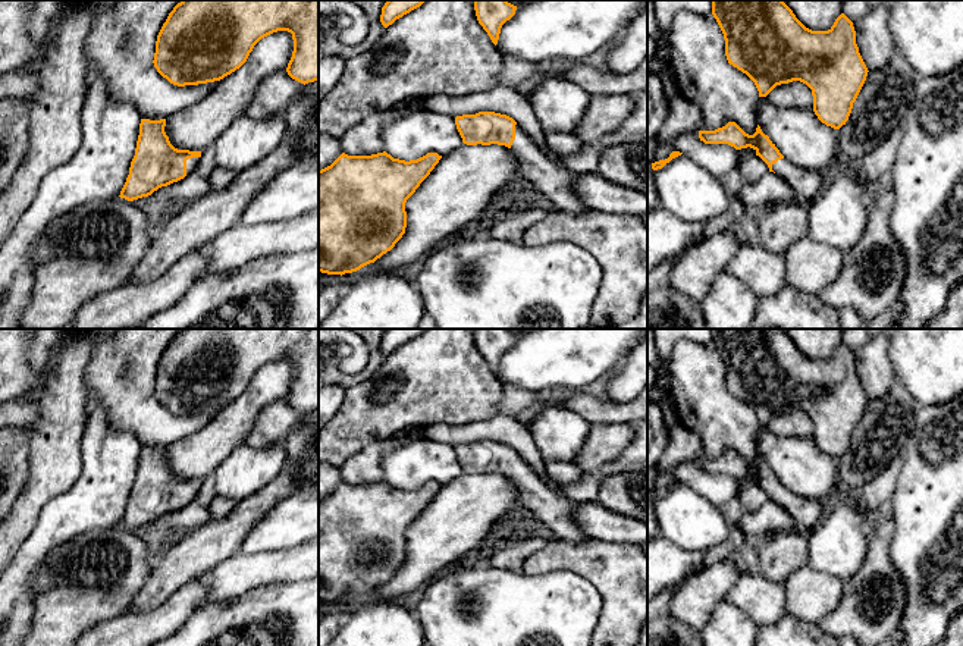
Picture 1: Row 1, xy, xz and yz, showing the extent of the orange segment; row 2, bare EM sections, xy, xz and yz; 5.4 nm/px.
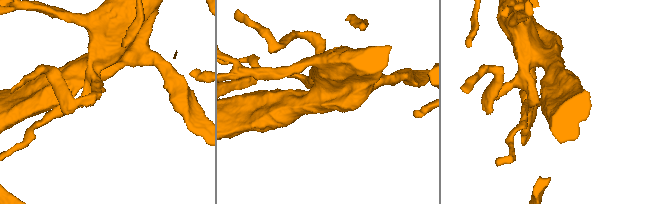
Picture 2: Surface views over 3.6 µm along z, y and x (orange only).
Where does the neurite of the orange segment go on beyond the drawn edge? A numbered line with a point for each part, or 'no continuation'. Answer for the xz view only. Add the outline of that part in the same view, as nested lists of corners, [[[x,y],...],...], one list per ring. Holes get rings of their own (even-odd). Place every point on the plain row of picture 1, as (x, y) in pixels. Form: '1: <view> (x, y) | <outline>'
1: xz (557, 511) | [[[515,454],[515,468],[509,477],[517,490],[520,507],[533,512],[534,520],[545,523],[558,539],[575,545],[590,540],[575,524],[574,509],[577,502],[558,495],[537,473]]]

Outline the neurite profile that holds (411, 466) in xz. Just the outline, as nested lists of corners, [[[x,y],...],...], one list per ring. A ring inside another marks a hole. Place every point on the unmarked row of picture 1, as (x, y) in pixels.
[[[421,436],[386,454],[382,471],[388,483],[405,490],[427,482],[445,486],[464,473],[455,446]]]

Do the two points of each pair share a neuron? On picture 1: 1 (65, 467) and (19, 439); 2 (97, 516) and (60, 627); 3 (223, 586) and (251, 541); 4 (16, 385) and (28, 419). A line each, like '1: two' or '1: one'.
1: two
2: two
3: two
4: two

